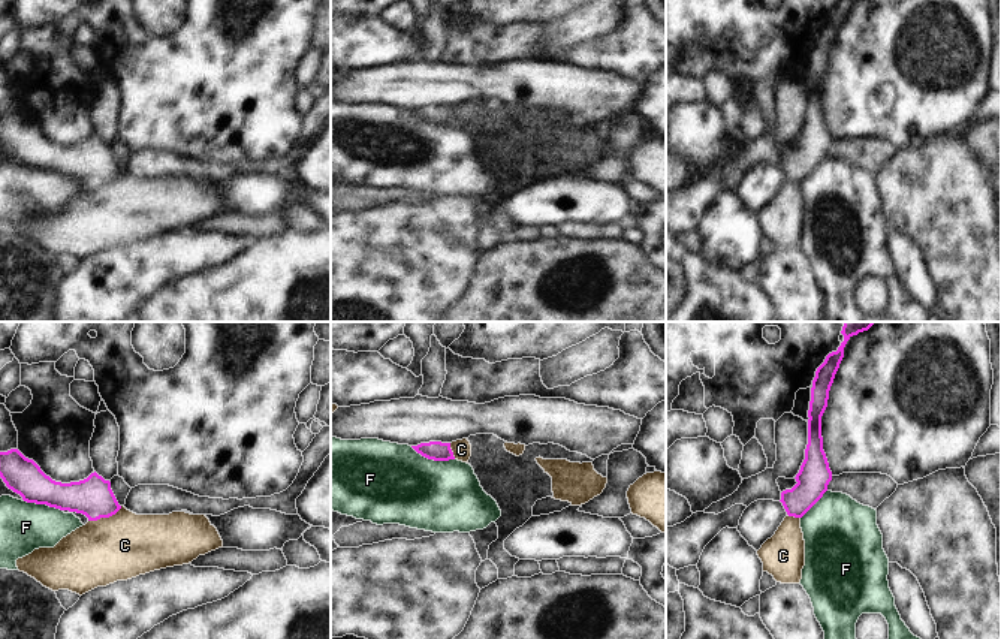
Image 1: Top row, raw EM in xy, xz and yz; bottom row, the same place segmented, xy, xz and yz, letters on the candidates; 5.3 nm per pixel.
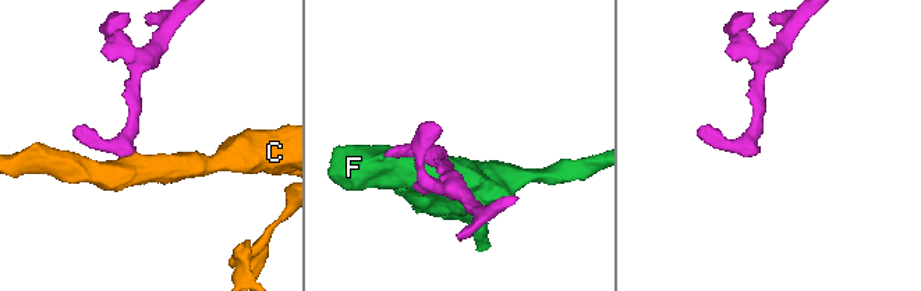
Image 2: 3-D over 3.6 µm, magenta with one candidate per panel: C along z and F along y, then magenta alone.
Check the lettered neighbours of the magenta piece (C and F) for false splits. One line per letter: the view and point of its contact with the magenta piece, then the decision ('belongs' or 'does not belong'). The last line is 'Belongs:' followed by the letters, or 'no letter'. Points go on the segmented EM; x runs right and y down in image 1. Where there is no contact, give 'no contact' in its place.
C: xy (105, 517) | does not belong
F: xz (433, 458) | does not belong
Belongs: no letter

